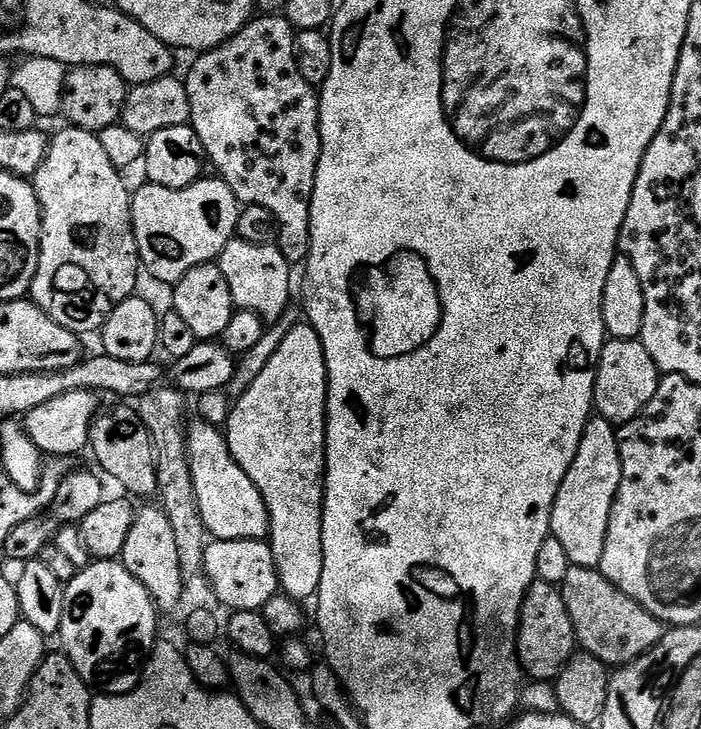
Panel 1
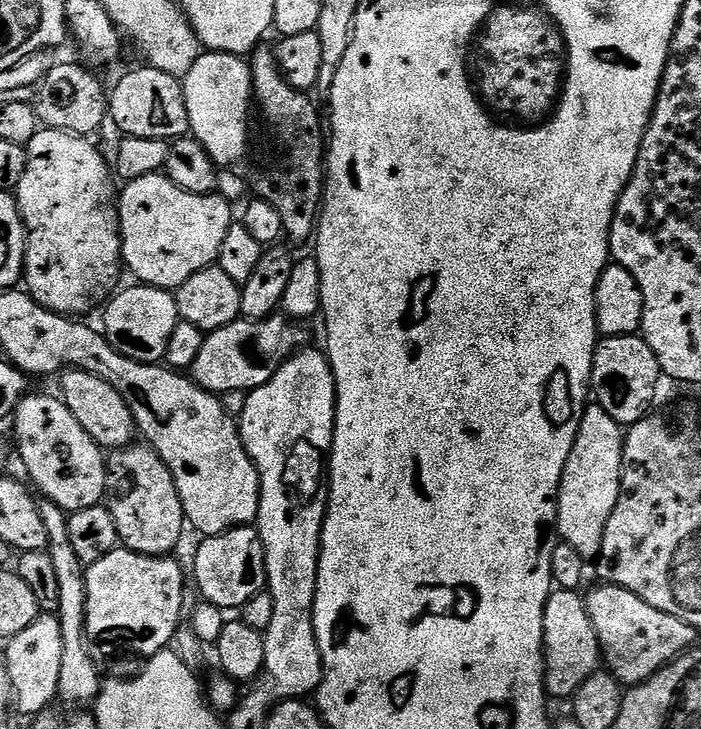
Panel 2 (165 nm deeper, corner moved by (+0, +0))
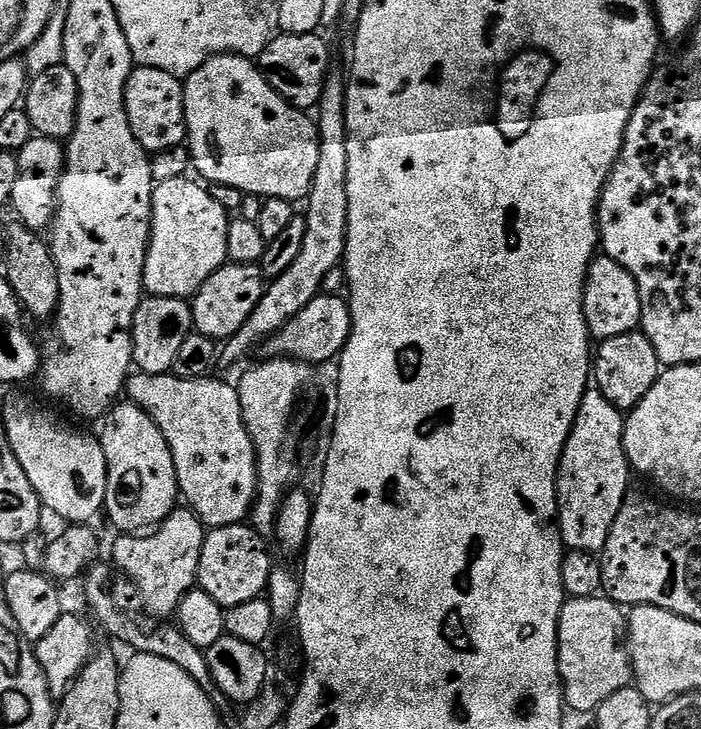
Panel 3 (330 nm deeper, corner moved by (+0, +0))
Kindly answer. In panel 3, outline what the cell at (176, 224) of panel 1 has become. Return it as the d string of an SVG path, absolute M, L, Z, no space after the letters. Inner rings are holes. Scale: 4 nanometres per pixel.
M181 178L159 182L152 190L152 233L144 259L144 290L150 296L179 296L191 298L224 264L229 263L226 234L230 213L212 197L203 183Z

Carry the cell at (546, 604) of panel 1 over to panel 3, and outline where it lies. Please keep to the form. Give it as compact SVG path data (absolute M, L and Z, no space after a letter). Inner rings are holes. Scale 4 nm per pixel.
M597 594L590 598L568 598L565 599L560 617L558 618L558 666L560 667L560 687L564 690L564 702L569 709L572 708L576 712L595 713L598 706L602 706L602 702L606 702L606 698L610 698L610 694L614 694L618 690L629 687L633 683L632 663L628 660L628 646L626 643L626 616L622 611L621 605L615 604L613 600L609 600L603 594Z

